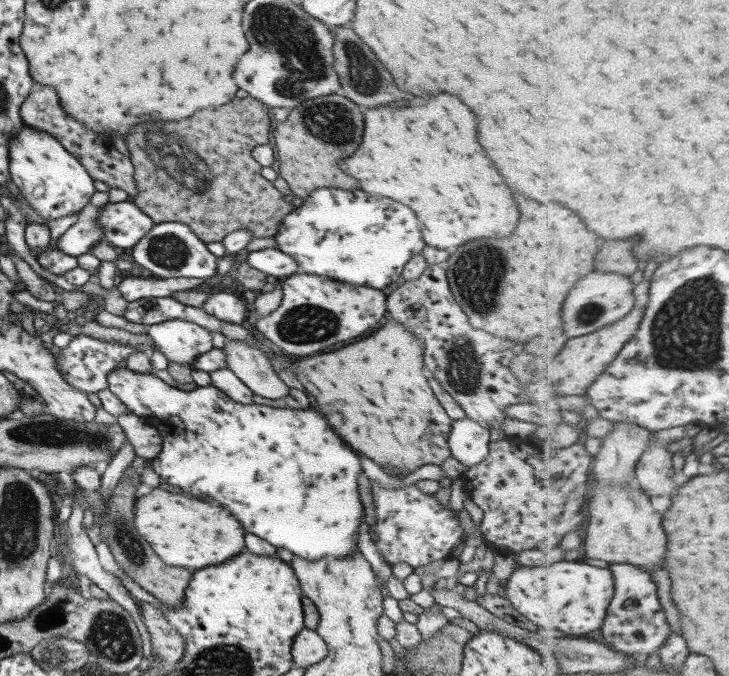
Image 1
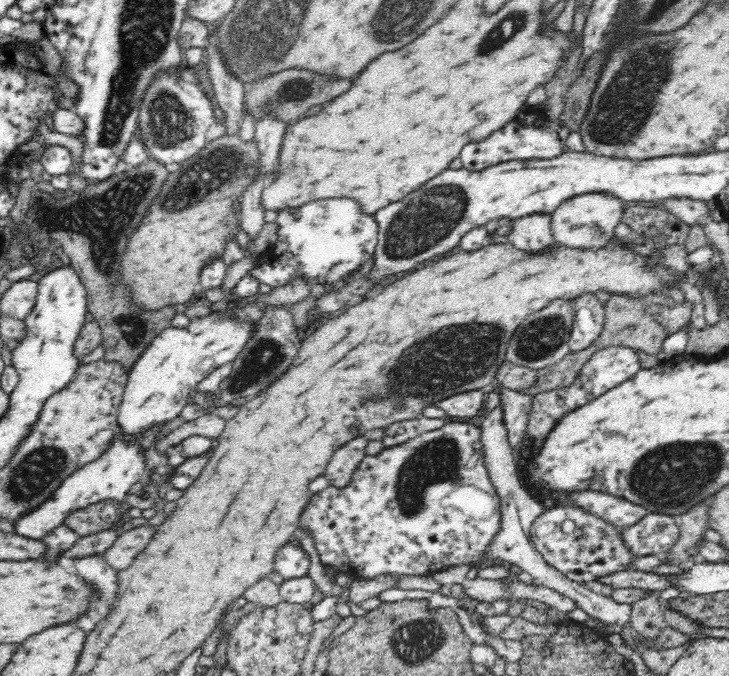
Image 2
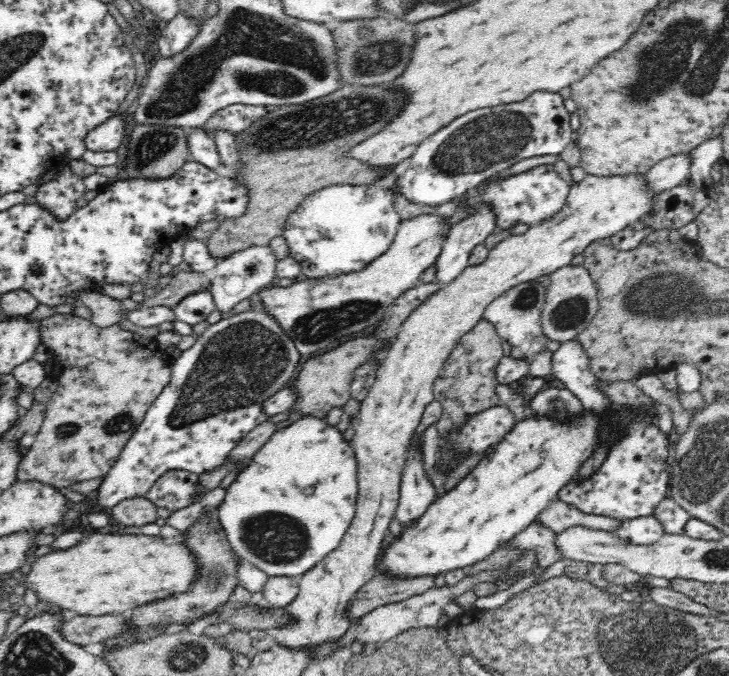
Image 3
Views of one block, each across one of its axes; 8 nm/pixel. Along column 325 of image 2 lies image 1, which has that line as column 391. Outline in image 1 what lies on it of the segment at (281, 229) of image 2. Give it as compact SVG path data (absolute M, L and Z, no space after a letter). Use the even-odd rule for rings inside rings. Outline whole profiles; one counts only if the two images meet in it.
M331 187L311 190L300 206L284 216L273 239L275 248L289 255L301 274L319 275L377 290L392 286L403 265L425 245L417 220L407 206L361 190L349 192Z

